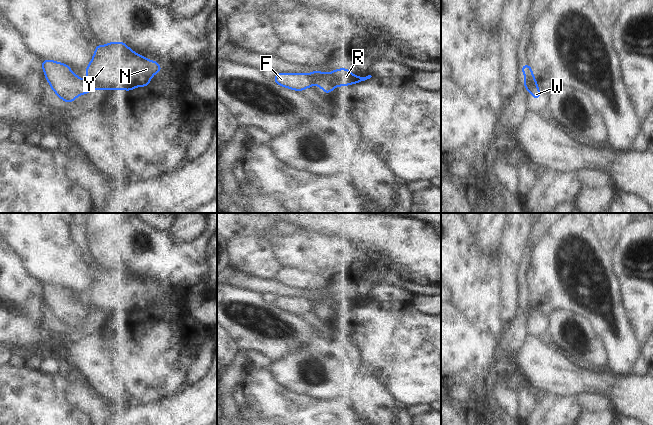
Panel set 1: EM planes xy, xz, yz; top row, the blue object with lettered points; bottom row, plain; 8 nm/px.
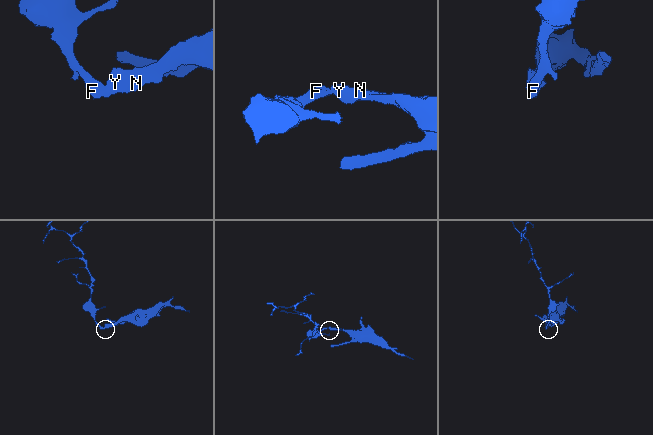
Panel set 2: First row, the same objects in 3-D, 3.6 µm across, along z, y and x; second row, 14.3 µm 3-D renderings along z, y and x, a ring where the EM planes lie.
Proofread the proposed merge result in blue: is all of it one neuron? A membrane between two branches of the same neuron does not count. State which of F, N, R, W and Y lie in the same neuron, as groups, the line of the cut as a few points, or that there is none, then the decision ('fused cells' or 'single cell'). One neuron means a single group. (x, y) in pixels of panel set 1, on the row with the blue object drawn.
F W / N R Y; cut in xz along (311, 74), (316, 83); fused cells

